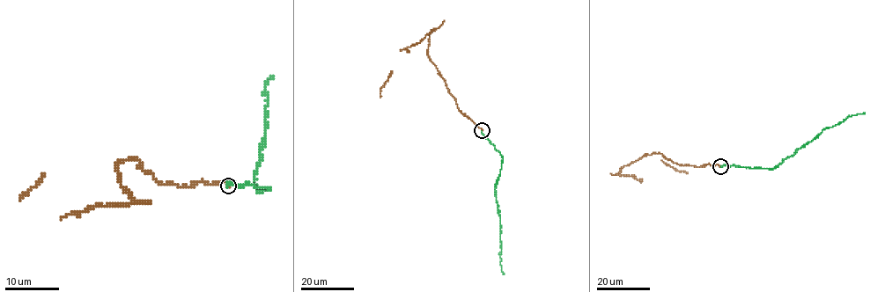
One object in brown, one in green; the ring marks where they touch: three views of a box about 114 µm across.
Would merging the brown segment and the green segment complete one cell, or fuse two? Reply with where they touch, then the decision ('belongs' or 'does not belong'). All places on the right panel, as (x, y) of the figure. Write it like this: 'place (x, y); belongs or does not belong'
place (720, 166); belongs

